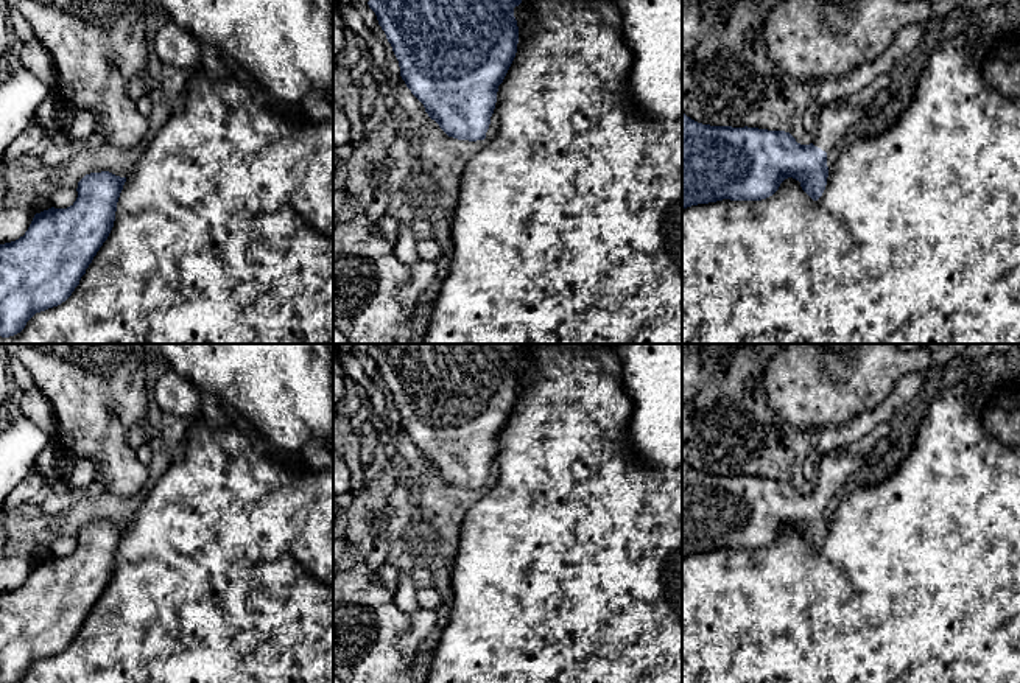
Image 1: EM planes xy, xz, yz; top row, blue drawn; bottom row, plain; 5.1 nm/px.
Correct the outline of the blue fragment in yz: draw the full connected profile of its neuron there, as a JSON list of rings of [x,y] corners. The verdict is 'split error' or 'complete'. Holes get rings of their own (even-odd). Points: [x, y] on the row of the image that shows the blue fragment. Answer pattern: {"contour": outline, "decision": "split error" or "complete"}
{"contour": [[[891,89],[881,90],[866,107],[855,107],[842,100],[828,103],[819,112],[818,134],[810,145],[797,143],[785,131],[710,126],[682,114],[682,210],[723,199],[761,201],[772,196],[788,177],[799,180],[802,190],[818,201],[827,185],[827,154],[852,135],[853,126],[864,115],[885,114],[889,96]]], "decision": "split error"}

